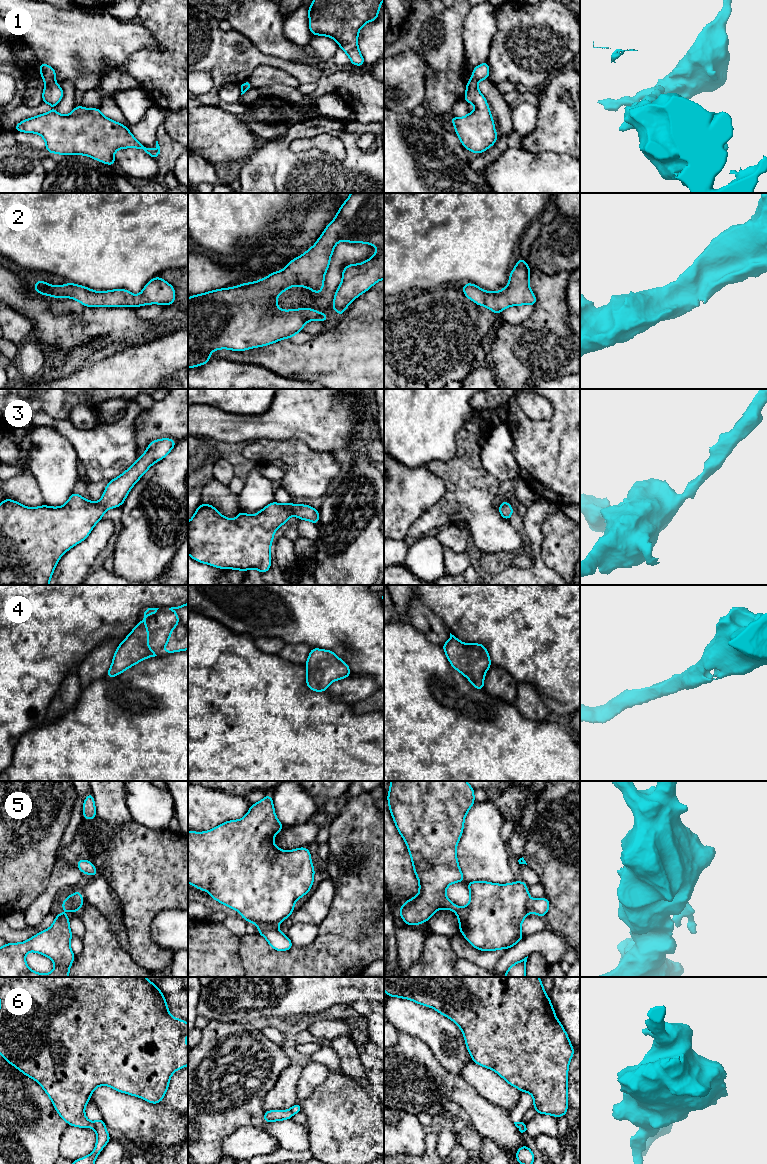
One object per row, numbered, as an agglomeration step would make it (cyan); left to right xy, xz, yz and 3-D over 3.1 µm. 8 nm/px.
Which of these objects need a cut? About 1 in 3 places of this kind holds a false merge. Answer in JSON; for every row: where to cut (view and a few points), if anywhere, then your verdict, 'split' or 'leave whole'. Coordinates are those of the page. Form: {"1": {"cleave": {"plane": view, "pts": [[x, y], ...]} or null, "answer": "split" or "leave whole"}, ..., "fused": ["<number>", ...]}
{"1": {"cleave": {"plane": "xy", "pts": [[54, 79], [46, 83]]}, "answer": "split"}, "2": {"cleave": null, "answer": "leave whole"}, "3": {"cleave": null, "answer": "leave whole"}, "4": {"cleave": null, "answer": "leave whole"}, "5": {"cleave": {"plane": "xz", "pts": [[275, 925], [262, 927]]}, "answer": "split"}, "6": {"cleave": {"plane": "xy", "pts": [[92, 1123], [95, 1128]]}, "answer": "split"}, "fused": ["1", "5", "6"]}

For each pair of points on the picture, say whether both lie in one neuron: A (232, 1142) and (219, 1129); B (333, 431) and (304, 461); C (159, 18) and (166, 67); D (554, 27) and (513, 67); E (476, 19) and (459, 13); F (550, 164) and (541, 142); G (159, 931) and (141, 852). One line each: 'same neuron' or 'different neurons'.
A: different neurons
B: different neurons
C: same neuron
D: same neuron
E: different neurons
F: different neurons
G: different neurons

